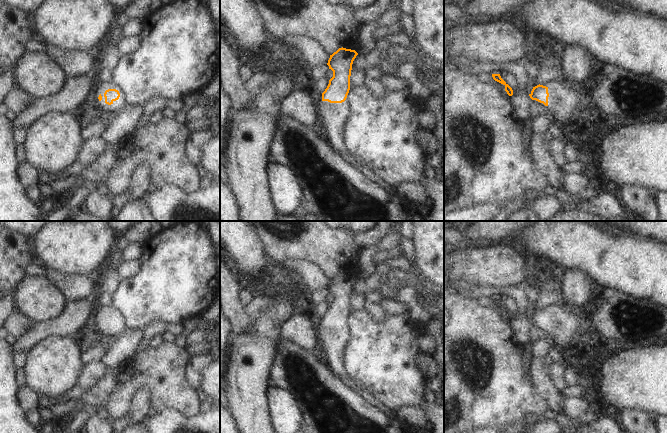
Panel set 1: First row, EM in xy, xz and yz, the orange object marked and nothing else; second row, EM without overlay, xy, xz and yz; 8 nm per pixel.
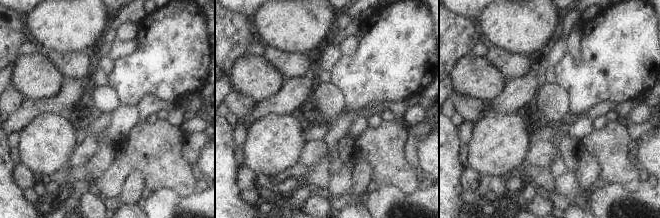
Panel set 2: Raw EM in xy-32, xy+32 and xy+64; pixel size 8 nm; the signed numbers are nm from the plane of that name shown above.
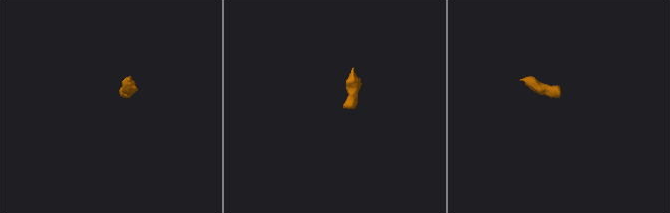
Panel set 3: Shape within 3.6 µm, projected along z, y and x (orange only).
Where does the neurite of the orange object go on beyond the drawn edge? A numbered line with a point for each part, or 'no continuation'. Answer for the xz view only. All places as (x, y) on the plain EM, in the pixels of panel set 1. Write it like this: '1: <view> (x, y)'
1: xz (332, 340)

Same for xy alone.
1: xy (113, 332)

